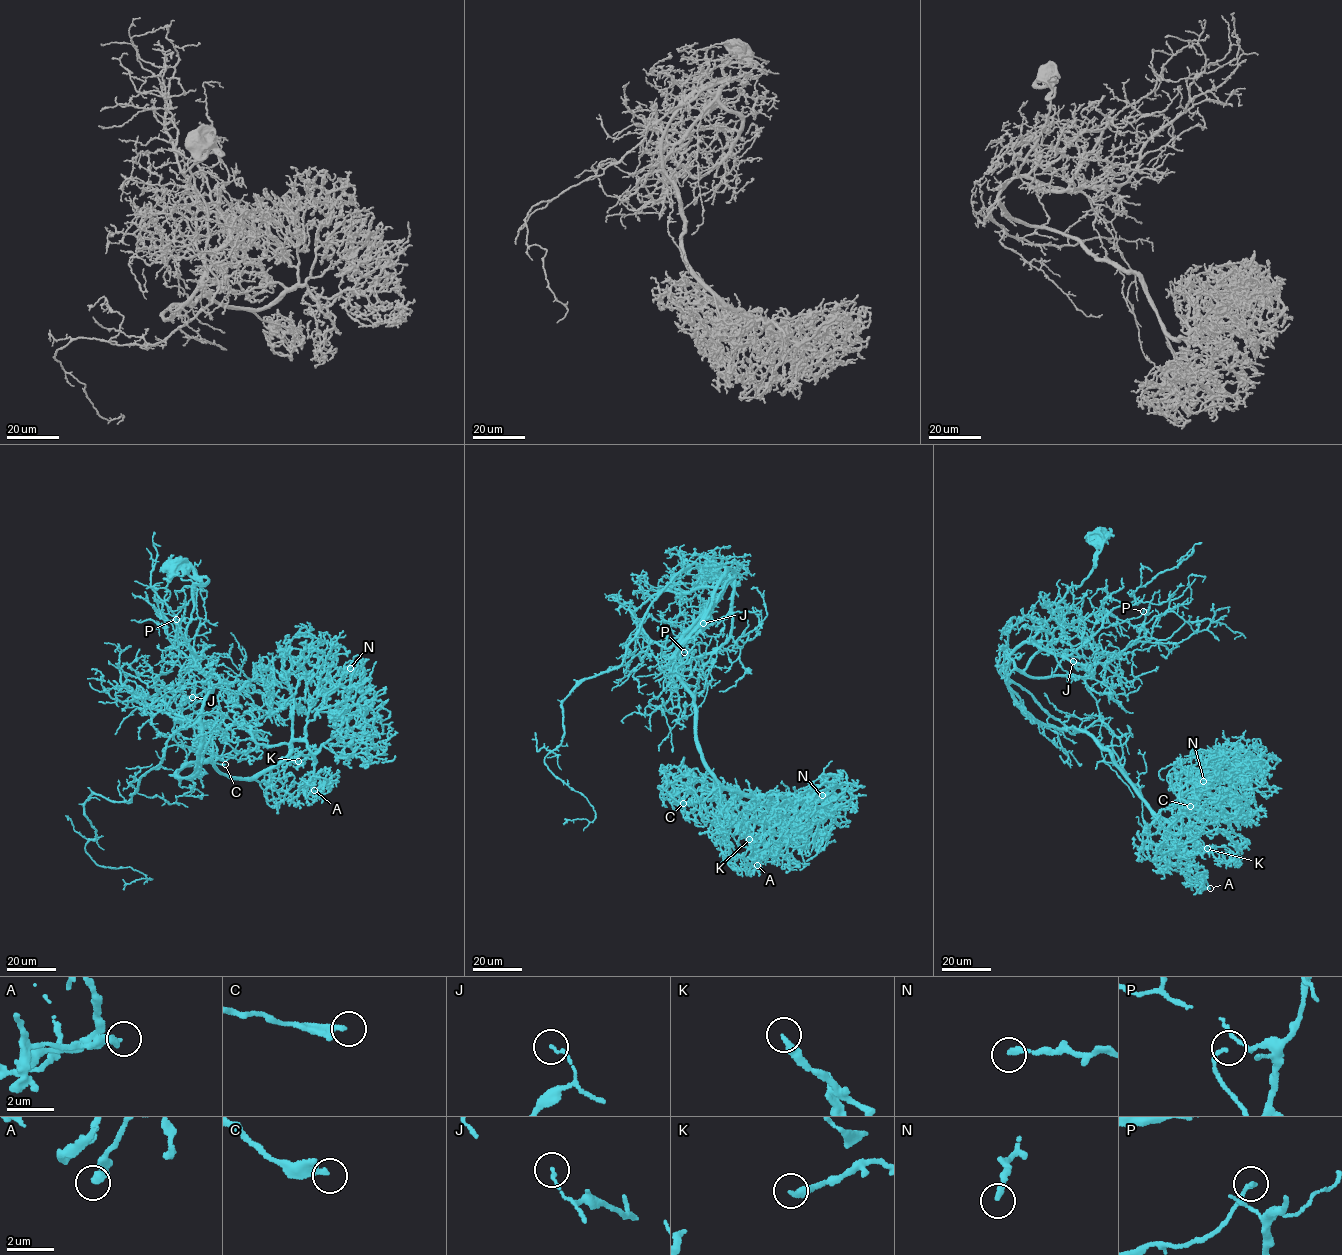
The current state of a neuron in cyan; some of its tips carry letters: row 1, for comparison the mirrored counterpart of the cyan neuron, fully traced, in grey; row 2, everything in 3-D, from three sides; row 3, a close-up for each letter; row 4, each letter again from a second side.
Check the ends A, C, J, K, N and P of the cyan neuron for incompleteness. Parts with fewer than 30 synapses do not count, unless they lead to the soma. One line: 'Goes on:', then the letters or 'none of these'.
Goes on: none of these

